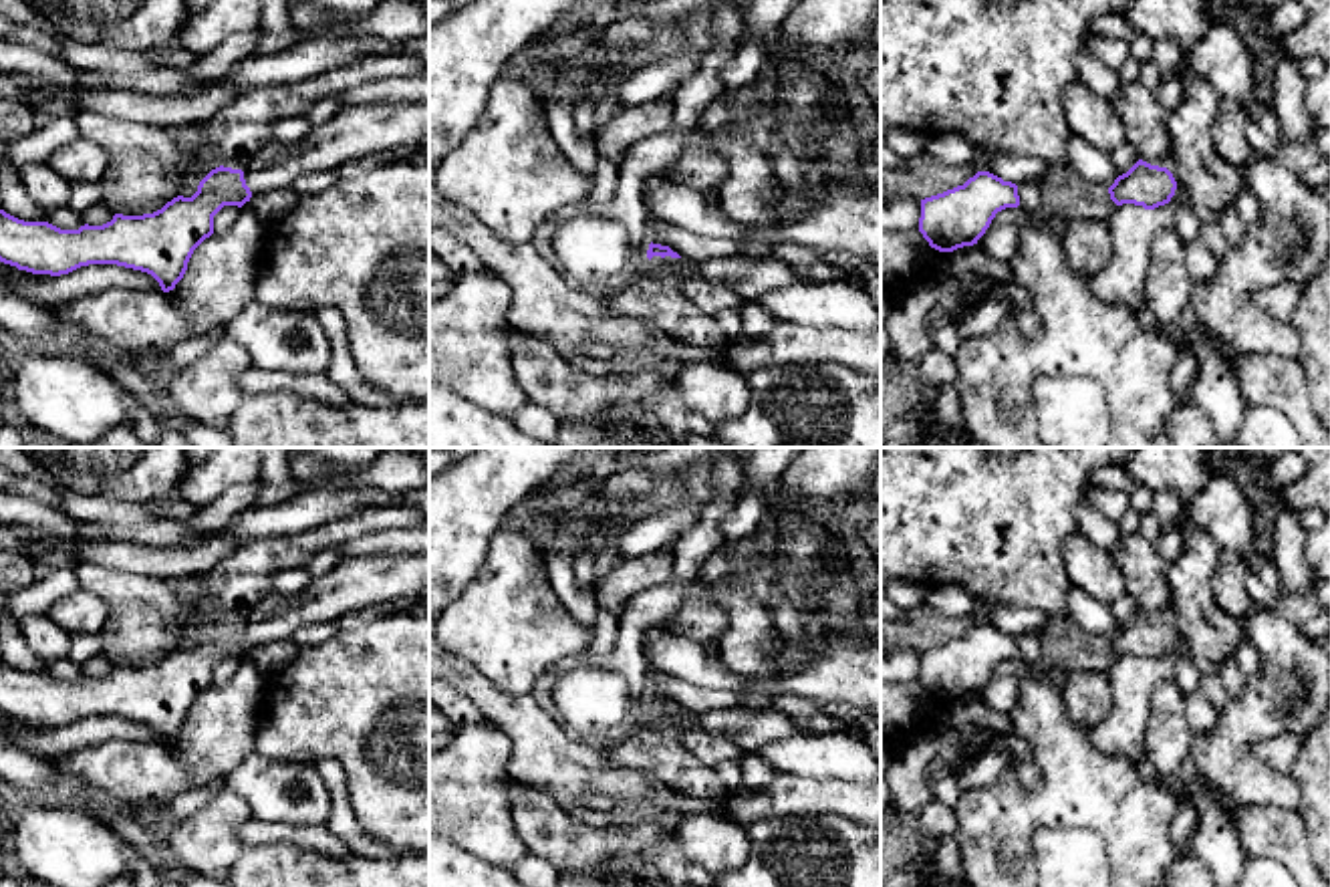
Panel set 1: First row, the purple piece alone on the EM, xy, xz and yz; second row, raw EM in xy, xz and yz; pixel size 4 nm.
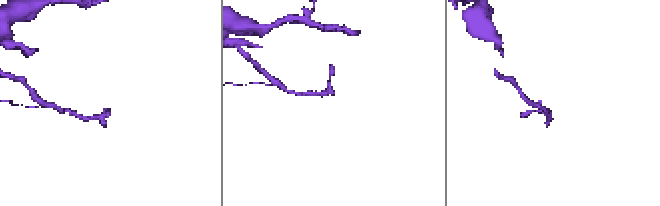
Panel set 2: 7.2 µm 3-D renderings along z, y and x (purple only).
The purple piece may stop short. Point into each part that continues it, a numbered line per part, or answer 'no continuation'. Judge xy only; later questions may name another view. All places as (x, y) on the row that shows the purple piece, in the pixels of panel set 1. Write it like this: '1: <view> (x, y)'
1: xy (373, 128)

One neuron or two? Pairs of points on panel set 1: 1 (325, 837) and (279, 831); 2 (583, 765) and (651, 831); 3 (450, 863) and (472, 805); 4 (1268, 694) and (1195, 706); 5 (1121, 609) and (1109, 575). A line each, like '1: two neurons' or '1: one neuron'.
1: one neuron
2: two neurons
3: two neurons
4: two neurons
5: two neurons

